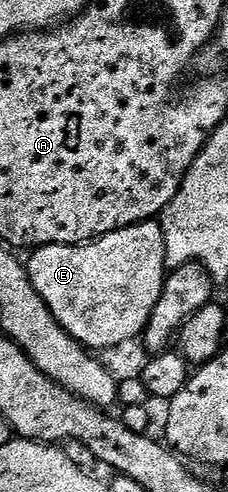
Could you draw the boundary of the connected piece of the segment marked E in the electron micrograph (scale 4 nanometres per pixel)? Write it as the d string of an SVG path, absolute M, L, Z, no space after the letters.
M157 219L145 220L127 228L121 228L112 234L101 236L100 239L92 240L85 244L45 244L42 248L33 249L29 256L30 260L27 259L25 261L26 273L30 276L30 281L36 290L36 294L40 294L40 298L44 298L48 310L54 315L58 325L87 350L118 348L121 344L128 343L129 340L137 341L141 337L142 331L146 329L146 323L152 314L152 310L156 310L156 302L160 302L160 294L164 290L164 282L168 275L166 251L164 250L164 234L162 233L161 223Z

